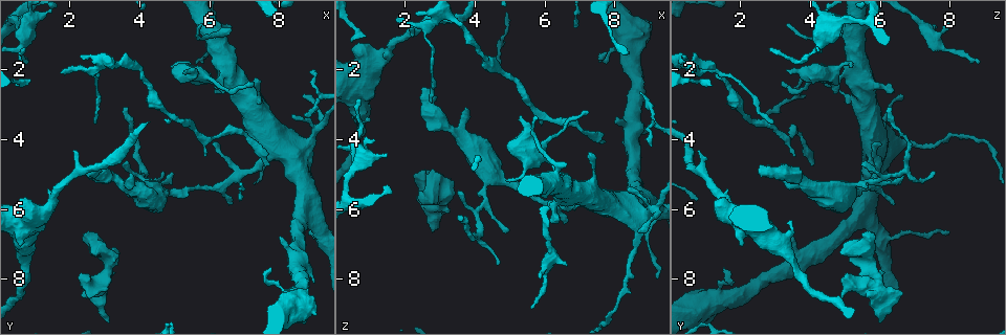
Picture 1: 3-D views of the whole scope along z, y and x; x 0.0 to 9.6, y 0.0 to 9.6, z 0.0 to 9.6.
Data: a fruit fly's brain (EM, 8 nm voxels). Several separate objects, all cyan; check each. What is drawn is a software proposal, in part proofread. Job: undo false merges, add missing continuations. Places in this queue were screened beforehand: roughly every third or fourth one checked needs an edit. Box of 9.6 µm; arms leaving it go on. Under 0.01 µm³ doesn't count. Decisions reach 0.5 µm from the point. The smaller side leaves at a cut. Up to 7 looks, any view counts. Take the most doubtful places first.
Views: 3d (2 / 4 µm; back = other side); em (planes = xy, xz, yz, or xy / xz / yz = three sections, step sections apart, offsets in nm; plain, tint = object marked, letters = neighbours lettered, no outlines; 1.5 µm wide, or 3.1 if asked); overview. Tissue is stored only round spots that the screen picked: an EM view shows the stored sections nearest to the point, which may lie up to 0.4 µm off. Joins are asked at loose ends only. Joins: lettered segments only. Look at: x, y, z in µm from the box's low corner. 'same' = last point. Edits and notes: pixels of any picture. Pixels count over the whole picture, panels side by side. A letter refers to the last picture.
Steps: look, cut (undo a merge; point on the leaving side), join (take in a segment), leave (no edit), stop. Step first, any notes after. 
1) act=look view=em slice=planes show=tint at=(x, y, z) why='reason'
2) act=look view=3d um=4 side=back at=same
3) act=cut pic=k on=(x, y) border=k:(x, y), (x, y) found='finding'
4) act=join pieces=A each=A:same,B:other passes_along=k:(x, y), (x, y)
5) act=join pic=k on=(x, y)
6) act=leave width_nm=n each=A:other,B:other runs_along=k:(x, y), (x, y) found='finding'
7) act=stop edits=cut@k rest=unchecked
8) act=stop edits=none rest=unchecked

act=look view=em slice=planes show=plain at=(2.75, 8.35, 6.70) why='free end'

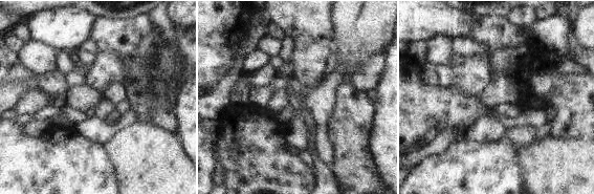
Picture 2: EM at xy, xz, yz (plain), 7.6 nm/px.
act=look view=em slice=planes show=tint at=same why='where the object lies'

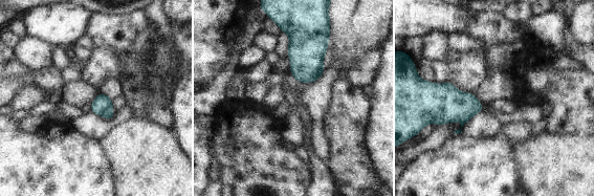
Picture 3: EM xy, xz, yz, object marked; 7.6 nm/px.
act=look view=em slice=planes show=letters at=same

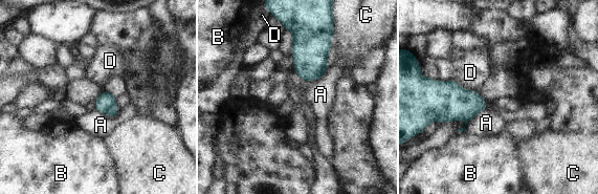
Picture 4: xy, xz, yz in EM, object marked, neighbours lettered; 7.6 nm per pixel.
act=leave each=A:other,B:other,C:other,D:other border=4:(293, 68), (305, 80), (328, 69) found='no lettered segment goes on from it'

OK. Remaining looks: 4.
act=look view=em slice=planes show=letters at=(2.45, 4.90, 2.55) why='stops while still wide'

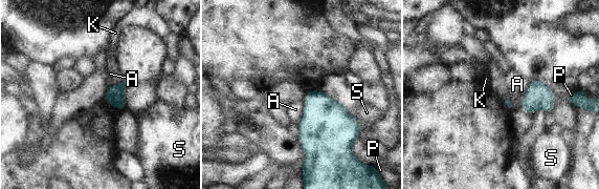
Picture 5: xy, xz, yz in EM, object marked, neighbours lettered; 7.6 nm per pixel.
act=leave each=A:other,K:other,P:other,S:other border=5:(531, 81), (523, 99), (522, 109) found='none of them fits'

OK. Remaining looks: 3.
act=look view=3d um=4 side=back at=(7.70, 4.75, 4.10) why='thin end'

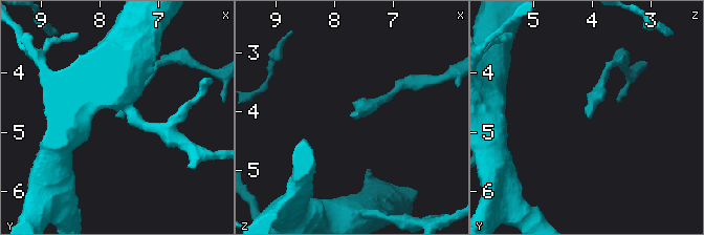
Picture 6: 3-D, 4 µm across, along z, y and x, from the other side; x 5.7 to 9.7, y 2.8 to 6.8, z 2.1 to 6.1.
act=look view=em slice=yz step=8 show=letters at=(7.70, 4.75, 4.15)

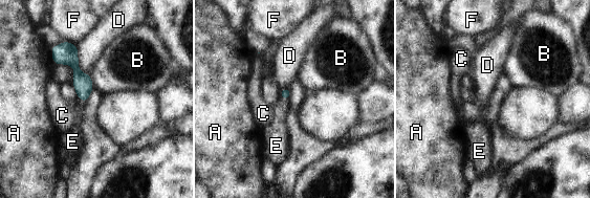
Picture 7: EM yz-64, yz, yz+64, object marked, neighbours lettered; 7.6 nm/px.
act=look view=em slice=planes show=letters at=same why='another direction'

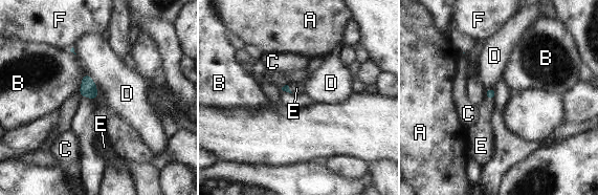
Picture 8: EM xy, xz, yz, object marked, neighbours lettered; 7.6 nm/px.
act=join pieces=E each=A:other,B:other,C:other,D:other,E:same,F:other passes_along=8:(490, 93), (489, 99), (482, 130) found='the cell continues'

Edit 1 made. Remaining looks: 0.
act=stop edits=join@8 rest=unchecked

